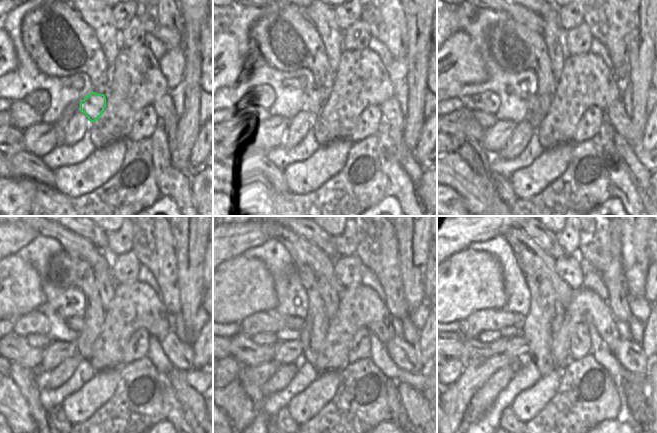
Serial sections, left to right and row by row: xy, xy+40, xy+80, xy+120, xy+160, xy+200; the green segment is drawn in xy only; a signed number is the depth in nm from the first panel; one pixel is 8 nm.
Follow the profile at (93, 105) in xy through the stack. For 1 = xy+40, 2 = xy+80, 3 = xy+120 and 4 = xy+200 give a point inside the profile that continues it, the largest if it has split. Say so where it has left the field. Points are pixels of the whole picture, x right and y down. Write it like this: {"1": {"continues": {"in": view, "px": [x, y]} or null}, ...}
{"1": {"continues": {"in": "xy+40", "px": [313, 105]}}, "2": {"continues": {"in": "xy+80", "px": [532, 101]}}, "3": {"continues": {"in": "xy+120", "px": [75, 323]}}, "4": {"continues": {"in": "xy+200", "px": [482, 320]}}}

